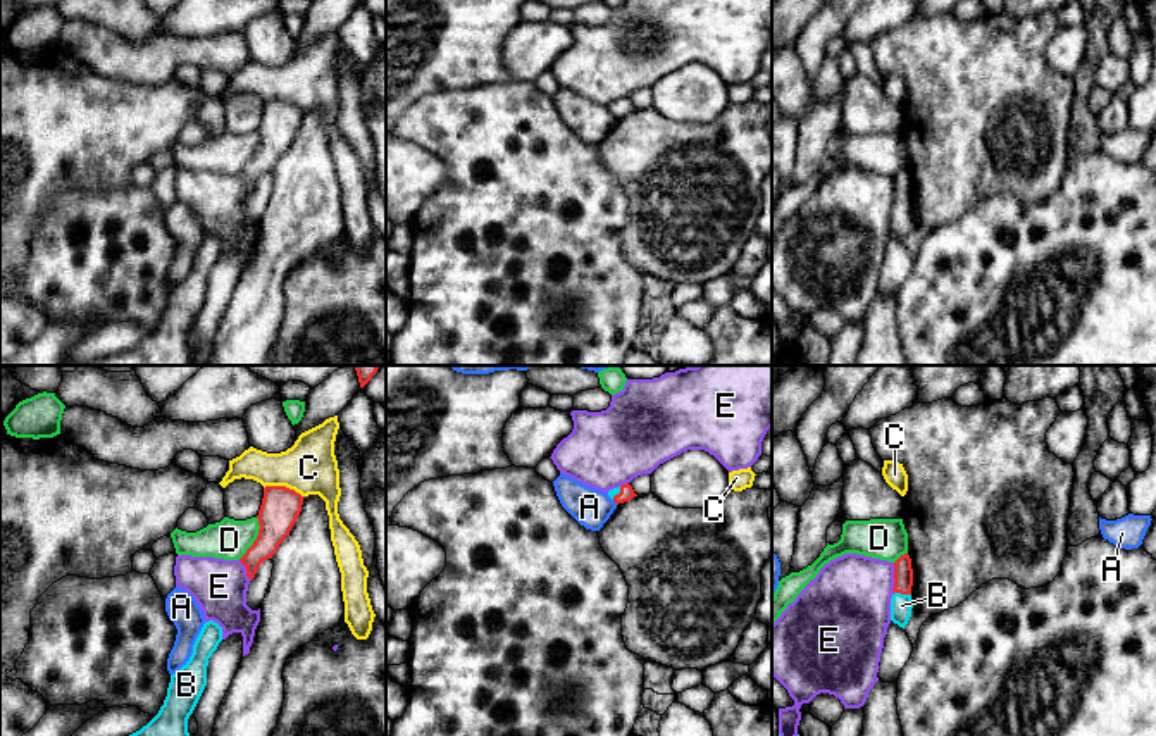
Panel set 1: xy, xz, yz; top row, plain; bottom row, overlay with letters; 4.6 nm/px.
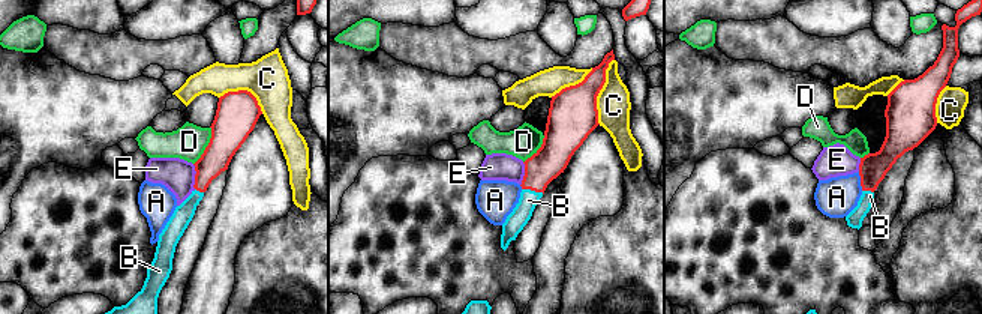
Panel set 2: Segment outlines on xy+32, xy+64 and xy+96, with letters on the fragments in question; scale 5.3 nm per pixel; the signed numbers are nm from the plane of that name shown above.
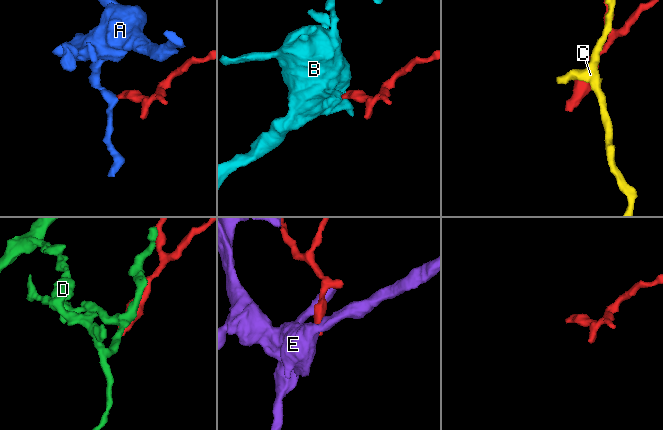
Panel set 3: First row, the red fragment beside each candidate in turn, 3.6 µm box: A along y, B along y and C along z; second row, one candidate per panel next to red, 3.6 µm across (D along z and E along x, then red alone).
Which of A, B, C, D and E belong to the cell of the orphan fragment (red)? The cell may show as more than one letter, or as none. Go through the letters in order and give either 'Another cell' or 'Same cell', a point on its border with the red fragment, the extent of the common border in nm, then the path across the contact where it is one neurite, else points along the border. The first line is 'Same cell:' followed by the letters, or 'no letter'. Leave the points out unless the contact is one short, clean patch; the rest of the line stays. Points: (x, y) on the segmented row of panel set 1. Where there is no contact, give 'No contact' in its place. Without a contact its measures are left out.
Same cell: B
A: Another cell. Touches red at xz (615, 502). Shared border 40 nm. Boundary: xz (612, 500), (617, 504)
B: Same cell. Touches red at yz (903, 593). Shared border 80 nm. Path across: yz (903, 574), (903, 593), (901, 605)
C: Another cell. Touches red at xy (285, 486). Shared border 200 nm
D: Another cell. Touches red at xy (257, 538). Shared border 220 nm
E: Another cell. Touches red at yz (894, 578). Shared border 140 nm. Boundary: yz (891, 564), (894, 592)

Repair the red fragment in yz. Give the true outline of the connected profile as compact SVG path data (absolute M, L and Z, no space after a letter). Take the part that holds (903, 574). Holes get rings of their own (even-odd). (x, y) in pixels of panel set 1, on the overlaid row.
M908 553L901 555L894 564L894 595L891 598L891 621L904 629L911 617L911 586L913 569Z

